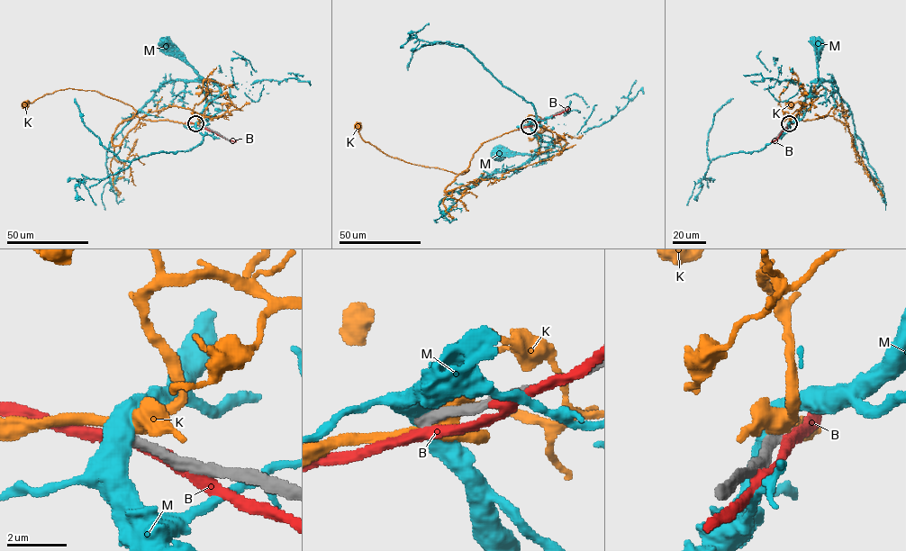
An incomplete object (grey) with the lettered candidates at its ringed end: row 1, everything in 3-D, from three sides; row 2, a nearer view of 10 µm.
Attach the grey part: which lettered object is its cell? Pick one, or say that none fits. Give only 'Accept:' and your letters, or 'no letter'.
Accept: no letter

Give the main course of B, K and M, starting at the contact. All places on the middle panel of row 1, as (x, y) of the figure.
B: (529, 125), (569, 108)
K: (529, 125), (484, 141), (473, 154), (468, 170), (463, 174), (414, 165), (386, 155), (365, 141), (357, 126)
M: (529, 125), (539, 139), (550, 141), (553, 147), (534, 154), (499, 155)

